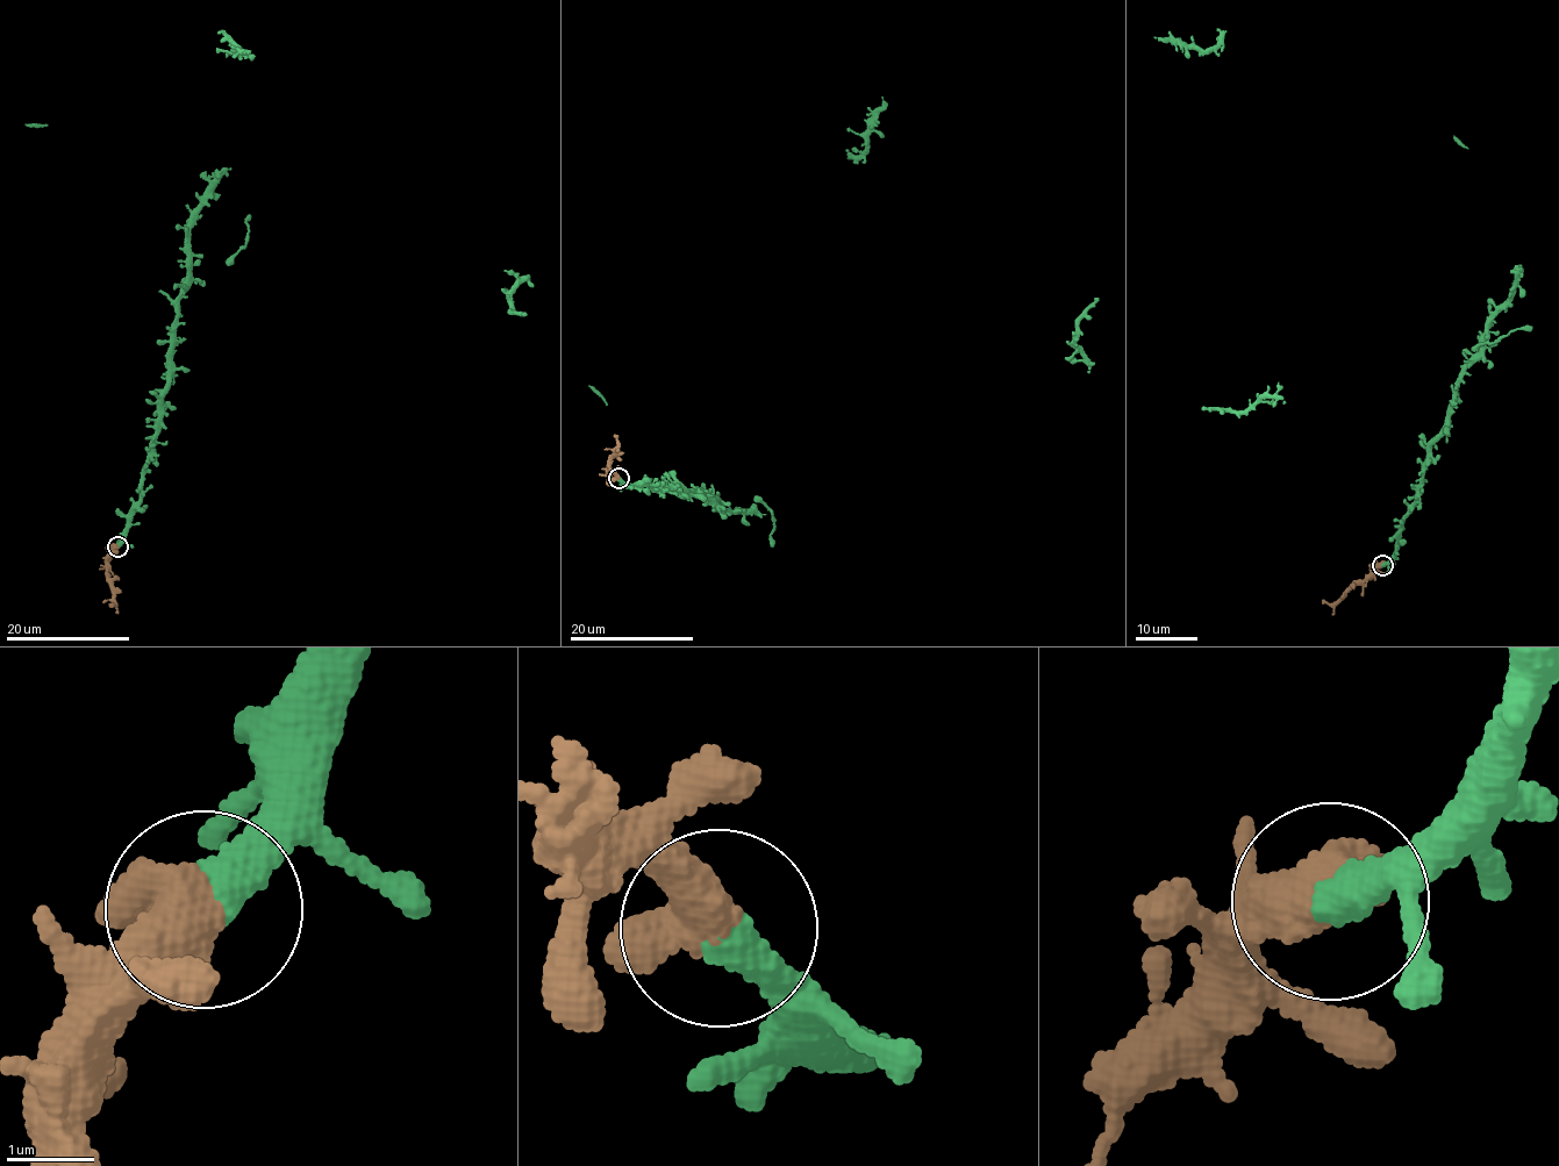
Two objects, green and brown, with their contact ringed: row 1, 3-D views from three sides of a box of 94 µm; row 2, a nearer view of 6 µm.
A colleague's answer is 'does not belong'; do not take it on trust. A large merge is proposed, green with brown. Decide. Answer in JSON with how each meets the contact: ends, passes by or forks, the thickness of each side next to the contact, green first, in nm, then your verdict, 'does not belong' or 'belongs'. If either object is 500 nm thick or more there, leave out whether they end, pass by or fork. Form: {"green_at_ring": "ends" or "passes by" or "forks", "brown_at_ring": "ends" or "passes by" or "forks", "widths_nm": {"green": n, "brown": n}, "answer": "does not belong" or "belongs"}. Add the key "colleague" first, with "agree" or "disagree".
{"colleague": "disagree", "green_at_ring": "ends", "brown_at_ring": "passes by", "widths_nm": {"green": 480, "brown": 480}, "answer": "belongs"}

